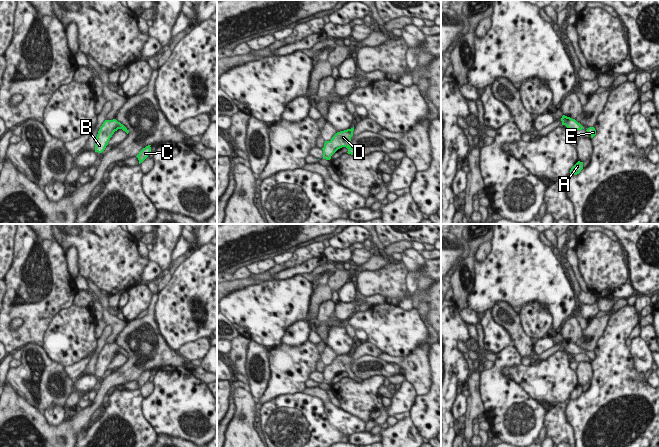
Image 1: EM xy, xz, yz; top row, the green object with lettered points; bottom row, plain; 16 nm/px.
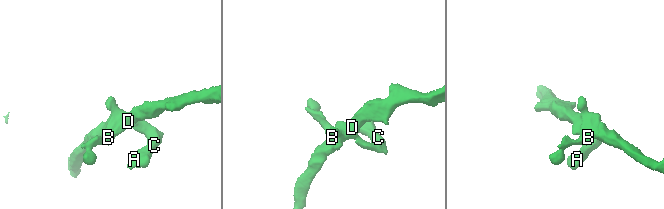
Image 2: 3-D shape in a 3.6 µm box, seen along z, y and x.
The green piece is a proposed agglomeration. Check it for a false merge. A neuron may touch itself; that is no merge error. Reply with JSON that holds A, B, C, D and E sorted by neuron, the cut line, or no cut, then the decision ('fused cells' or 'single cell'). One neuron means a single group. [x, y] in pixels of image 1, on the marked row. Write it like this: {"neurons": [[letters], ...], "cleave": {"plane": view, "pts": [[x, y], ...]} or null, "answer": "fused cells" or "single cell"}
{"neurons": [["A", "B", "C", "D", "E"]], "cleave": null, "answer": "single cell"}

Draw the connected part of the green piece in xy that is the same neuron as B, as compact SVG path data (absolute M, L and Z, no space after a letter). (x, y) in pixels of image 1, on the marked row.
M116 119L105 120L98 131L95 140L95 152L102 153L108 145L110 138L118 129L122 129L127 134L129 133L129 130Z

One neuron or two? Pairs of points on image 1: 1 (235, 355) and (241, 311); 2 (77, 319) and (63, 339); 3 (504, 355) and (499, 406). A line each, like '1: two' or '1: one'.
1: two
2: one
3: one

